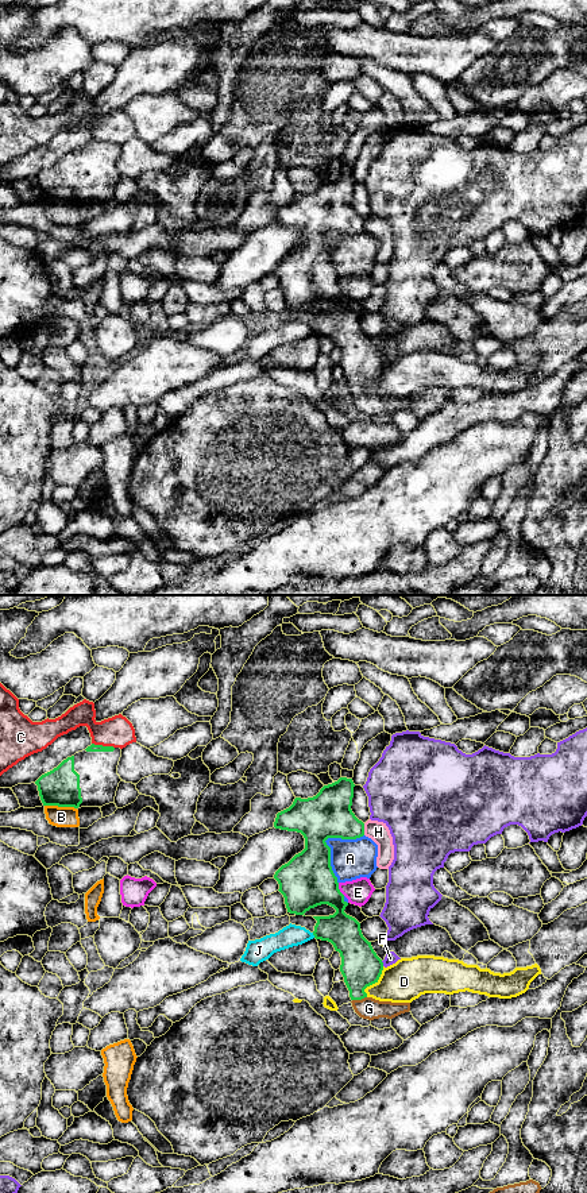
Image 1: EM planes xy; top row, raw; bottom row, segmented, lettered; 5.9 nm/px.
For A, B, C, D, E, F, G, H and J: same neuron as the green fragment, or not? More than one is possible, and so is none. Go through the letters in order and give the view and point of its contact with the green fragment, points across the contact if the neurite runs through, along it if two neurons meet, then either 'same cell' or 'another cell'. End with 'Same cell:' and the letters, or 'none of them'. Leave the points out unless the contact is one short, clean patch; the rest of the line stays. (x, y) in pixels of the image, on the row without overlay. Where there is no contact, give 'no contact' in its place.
A: contact xy (325, 239); another cell
B: contact xy (61, 201); border xy (45, 200), (73, 201), (76, 204); another cell
C: contact xy (101, 141); another cell
D: contact xy (374, 378); border xy (383, 362), (379, 373), (365, 385), (366, 392); another cell
E: contact xy (339, 285); border xy (338, 278), (338, 284), (344, 290); another cell
F: contact xy (382, 359); border xy (381, 356), (383, 361); another cell
G: contact xy (359, 394); way xy (360, 362), (359, 394), (369, 404); same cell
H: contact xy (363, 224); another cell
J: contact xy (313, 329); border xy (312, 328), (315, 332); another cell
Same cell: G

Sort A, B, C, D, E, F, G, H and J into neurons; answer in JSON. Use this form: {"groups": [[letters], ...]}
{"groups": [["A"], ["B"], ["C"], ["D"], ["E"], ["F"], ["G"], ["H"], ["J"]]}

